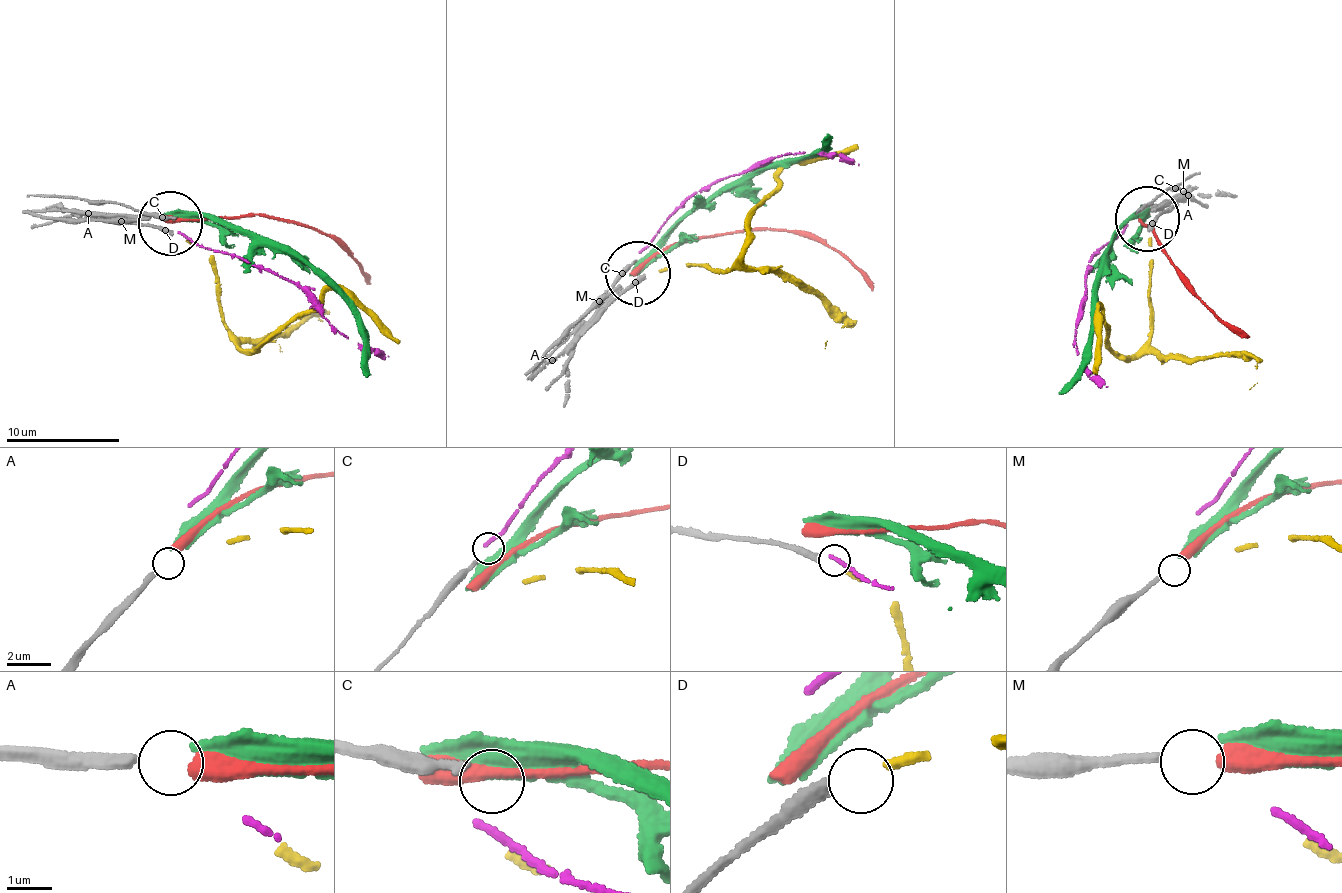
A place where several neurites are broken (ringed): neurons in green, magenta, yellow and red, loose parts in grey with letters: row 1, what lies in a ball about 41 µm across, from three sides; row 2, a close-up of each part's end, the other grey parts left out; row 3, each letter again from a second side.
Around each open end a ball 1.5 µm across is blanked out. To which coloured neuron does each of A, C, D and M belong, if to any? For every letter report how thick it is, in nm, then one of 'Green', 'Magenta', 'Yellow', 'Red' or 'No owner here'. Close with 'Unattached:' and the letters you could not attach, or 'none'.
A: Thickness 260 nm. Green
C: Thickness 170 nm. No owner here
D: Thickness 360 nm. Yellow
M: Thickness 190 nm. Red
Unattached: C

